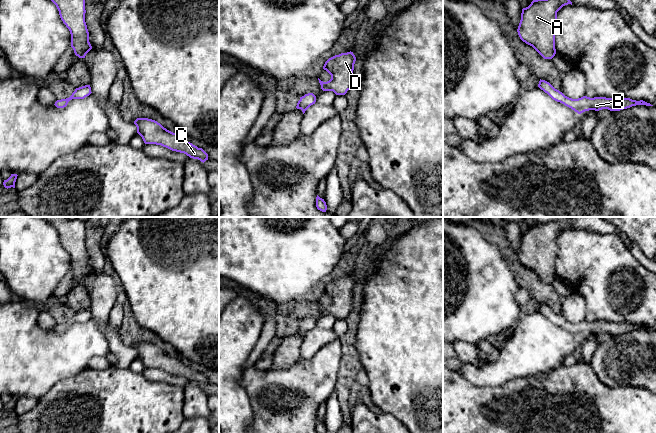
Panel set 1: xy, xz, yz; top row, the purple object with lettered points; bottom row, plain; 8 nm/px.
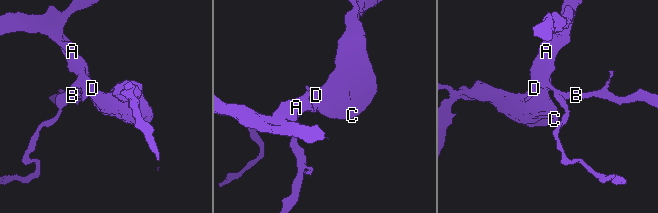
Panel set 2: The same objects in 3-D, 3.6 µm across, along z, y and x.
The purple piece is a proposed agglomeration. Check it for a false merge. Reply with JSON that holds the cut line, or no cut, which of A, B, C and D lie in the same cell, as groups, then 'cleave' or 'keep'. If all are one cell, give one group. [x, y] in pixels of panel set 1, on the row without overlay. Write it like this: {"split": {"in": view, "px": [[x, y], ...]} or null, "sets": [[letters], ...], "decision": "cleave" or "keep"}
{"split": null, "sets": [["A", "B", "C", "D"]], "decision": "keep"}

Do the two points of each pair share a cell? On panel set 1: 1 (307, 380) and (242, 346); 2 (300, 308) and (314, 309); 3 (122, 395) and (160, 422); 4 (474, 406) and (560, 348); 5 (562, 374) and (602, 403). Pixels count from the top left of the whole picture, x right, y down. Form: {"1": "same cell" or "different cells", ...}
{"1": "different cells", "2": "same cell", "3": "same cell", "4": "different cells", "5": "same cell"}

